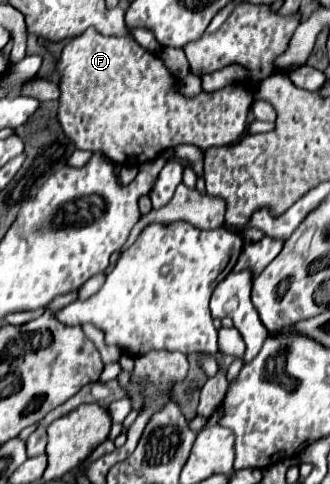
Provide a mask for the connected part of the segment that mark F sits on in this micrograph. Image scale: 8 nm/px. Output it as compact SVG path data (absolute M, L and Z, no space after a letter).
M87 28L63 48L57 70L61 74L59 124L65 136L71 138L79 150L101 152L119 166L139 166L177 144L193 144L203 152L213 146L233 144L245 130L247 108L253 102L251 92L243 86L225 86L217 92L201 92L195 98L185 98L179 94L177 80L157 54L139 48L129 36L103 36L95 28Z

